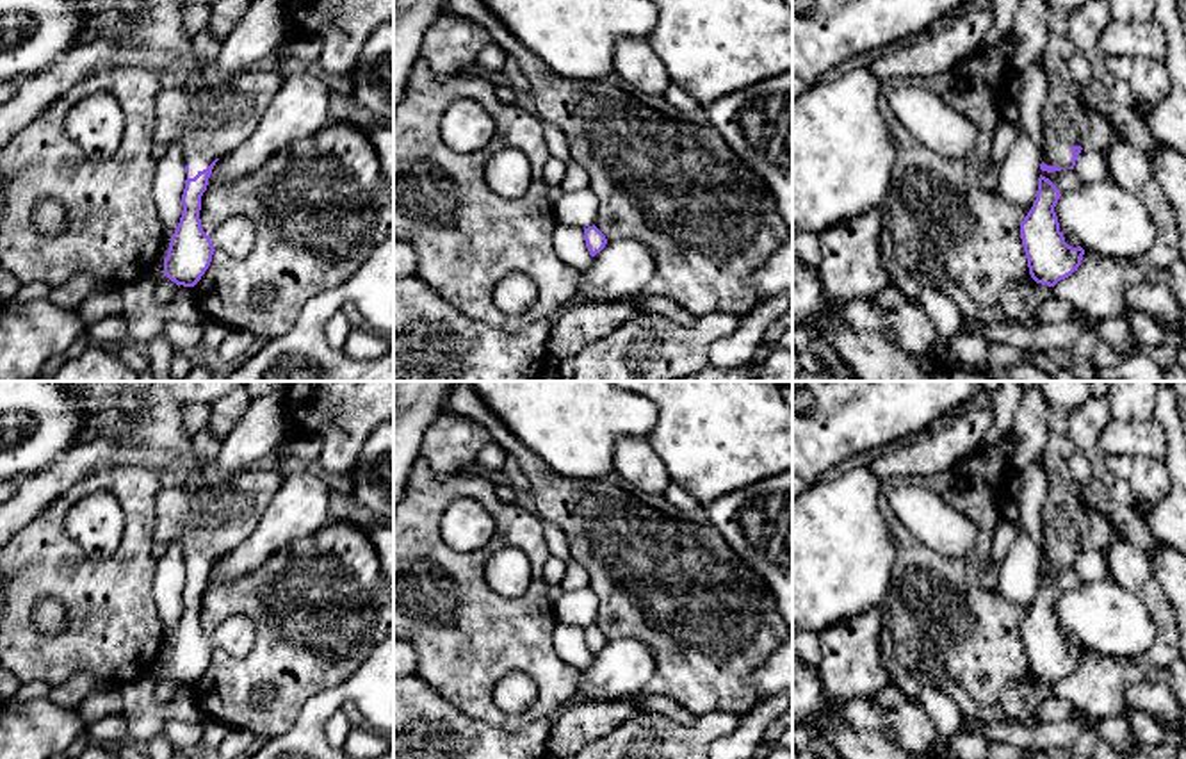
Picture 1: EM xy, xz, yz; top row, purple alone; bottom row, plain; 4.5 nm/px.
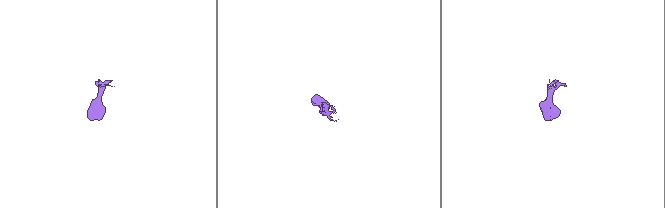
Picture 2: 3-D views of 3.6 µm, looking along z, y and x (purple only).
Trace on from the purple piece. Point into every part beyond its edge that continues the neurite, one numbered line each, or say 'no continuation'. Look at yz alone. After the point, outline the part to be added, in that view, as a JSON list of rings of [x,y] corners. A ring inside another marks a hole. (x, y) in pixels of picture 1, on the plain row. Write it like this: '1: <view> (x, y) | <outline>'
1: yz (1067, 521) | [[[1051,472],[1051,492],[1042,508],[1045,551],[1042,561],[1047,565],[1072,565],[1072,545],[1099,547],[1108,551],[1124,540],[1122,531],[1102,513],[1086,506],[1072,483]]]

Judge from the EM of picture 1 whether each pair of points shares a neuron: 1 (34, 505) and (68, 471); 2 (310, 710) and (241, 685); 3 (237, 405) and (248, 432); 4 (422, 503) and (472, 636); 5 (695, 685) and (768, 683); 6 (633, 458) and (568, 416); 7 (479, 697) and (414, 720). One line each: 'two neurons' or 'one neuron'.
1: one neuron
2: two neurons
3: two neurons
4: one neuron
5: two neurons
6: two neurons
7: two neurons

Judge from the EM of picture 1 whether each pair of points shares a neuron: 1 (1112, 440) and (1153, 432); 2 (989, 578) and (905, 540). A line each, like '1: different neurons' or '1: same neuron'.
1: same neuron
2: different neurons

